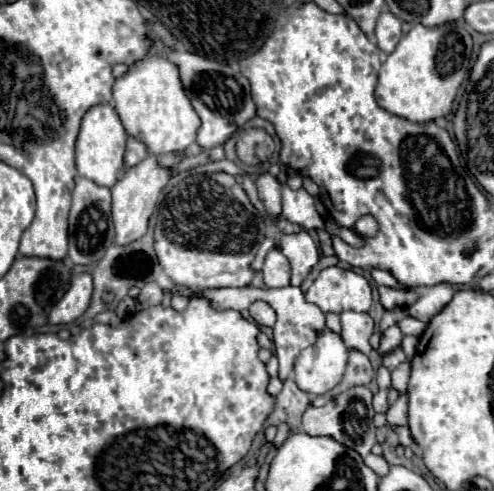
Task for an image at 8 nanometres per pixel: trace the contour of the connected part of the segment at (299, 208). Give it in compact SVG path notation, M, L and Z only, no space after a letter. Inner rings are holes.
M283 185L283 217L301 225L303 229L323 229L323 219L313 205L313 197L305 189L293 191Z

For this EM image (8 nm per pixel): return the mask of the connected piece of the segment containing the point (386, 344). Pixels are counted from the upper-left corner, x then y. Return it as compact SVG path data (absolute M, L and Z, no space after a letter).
M393 325L393 327L389 327L389 329L385 329L381 333L381 343L379 343L377 351L379 353L391 353L391 351L399 349L401 347L401 339L403 339L403 335L401 335L399 327Z

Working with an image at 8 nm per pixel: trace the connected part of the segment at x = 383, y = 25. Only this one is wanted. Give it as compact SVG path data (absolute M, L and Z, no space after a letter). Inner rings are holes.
M389 11L381 13L381 17L377 19L375 37L377 37L377 47L381 51L393 53L393 49L397 47L397 41L401 41L401 37L403 37L401 19L393 17L393 13L389 13Z

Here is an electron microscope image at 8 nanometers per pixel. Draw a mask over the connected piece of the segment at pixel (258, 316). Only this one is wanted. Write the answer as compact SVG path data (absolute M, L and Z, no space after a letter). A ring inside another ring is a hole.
M263 301L253 303L253 305L249 307L249 313L251 313L251 317L253 317L259 325L265 325L265 327L273 327L275 321L277 321L275 311L273 311L269 305L265 305Z

